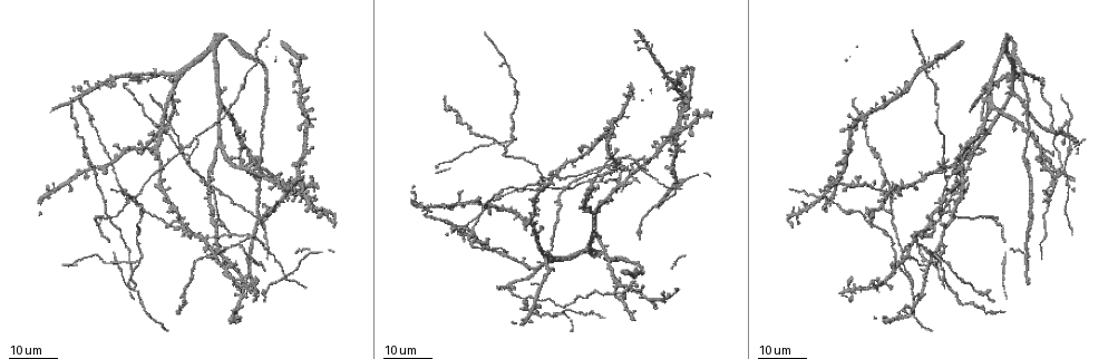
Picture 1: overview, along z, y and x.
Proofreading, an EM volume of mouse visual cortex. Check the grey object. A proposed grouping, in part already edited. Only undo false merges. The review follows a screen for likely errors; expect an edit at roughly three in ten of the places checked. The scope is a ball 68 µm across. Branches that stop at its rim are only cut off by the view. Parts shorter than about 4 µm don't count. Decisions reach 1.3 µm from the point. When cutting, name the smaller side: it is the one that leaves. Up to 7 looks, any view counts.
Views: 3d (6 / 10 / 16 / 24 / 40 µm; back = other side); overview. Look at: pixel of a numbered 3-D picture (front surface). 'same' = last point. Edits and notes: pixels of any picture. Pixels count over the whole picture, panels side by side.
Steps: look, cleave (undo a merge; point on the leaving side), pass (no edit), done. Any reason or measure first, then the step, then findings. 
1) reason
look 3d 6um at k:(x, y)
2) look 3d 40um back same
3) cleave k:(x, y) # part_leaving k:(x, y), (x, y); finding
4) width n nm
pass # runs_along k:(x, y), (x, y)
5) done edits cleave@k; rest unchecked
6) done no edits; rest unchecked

looks like a crossing
look 3d 16um at 1:(191, 167)

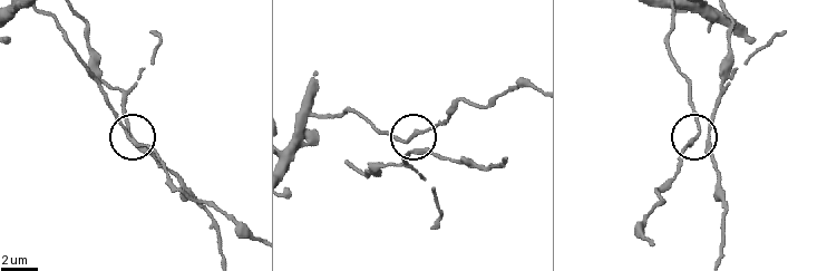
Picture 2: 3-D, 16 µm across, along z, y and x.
look 3d 10um at 2:(411, 140)

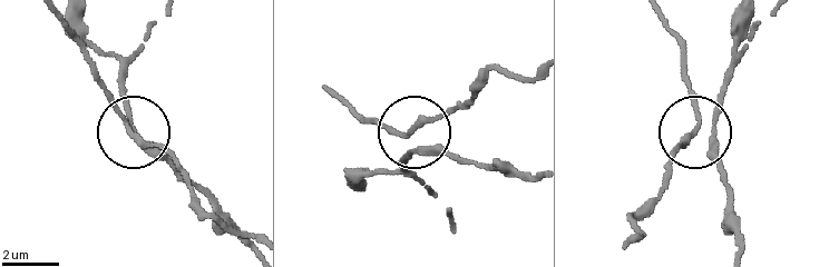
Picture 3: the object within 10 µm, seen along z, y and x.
side_arm 21 um; arms 4
pass # one cell here

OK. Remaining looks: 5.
four-way junction
look 3d 16um at 1:(536, 299)

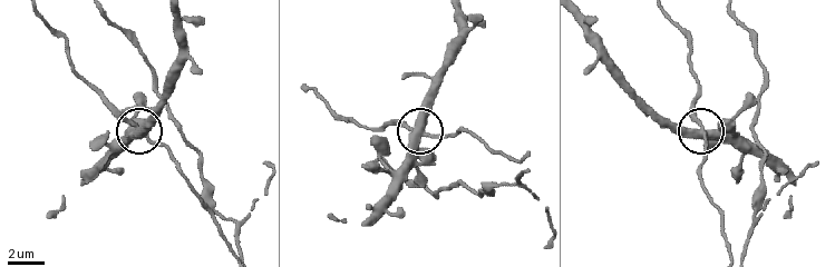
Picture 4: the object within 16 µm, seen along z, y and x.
look 3d 6um at 4:(706, 135)

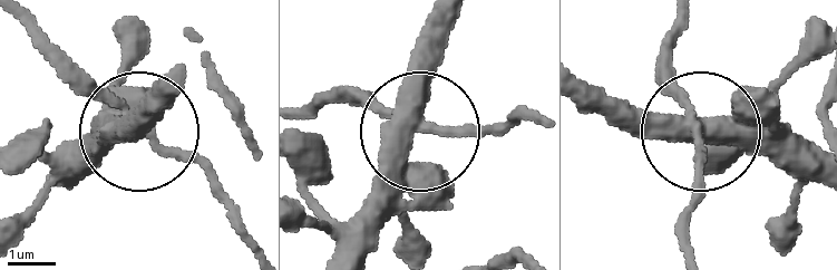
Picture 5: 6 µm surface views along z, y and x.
width 400 nm
pass # continuous, no second cell

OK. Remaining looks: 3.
look 3d 24um at 1:(550, 179)

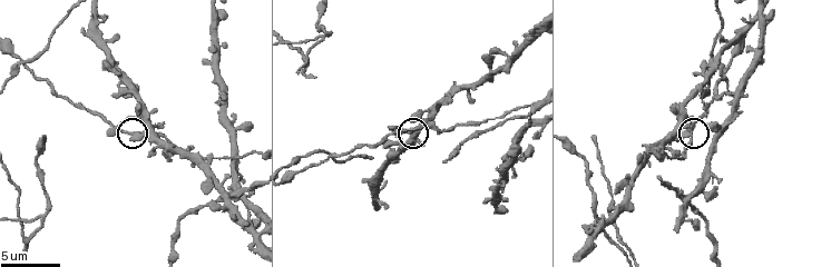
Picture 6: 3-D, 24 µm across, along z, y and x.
closer look
look 3d 6um at 6:(418, 128)

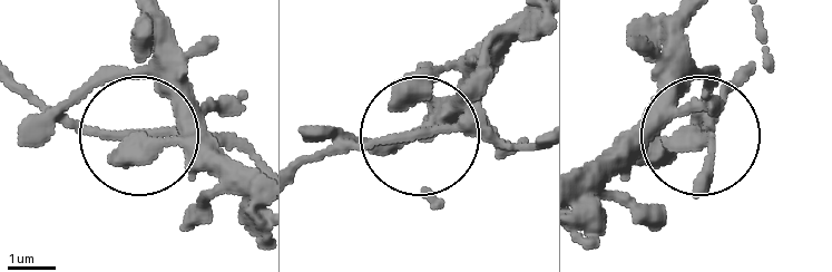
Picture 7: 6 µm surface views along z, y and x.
pass # runs_along 7:(541, 137), (517, 149), (457, 126), (429, 134), (481, 66); one cell here

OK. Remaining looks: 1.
done no edits; rest unchecked

